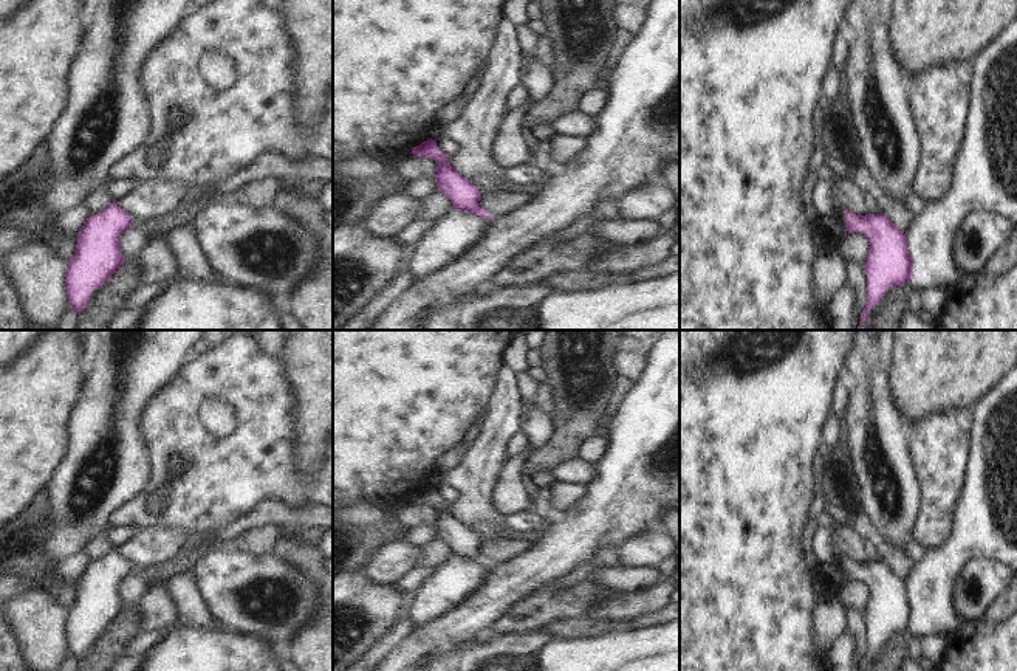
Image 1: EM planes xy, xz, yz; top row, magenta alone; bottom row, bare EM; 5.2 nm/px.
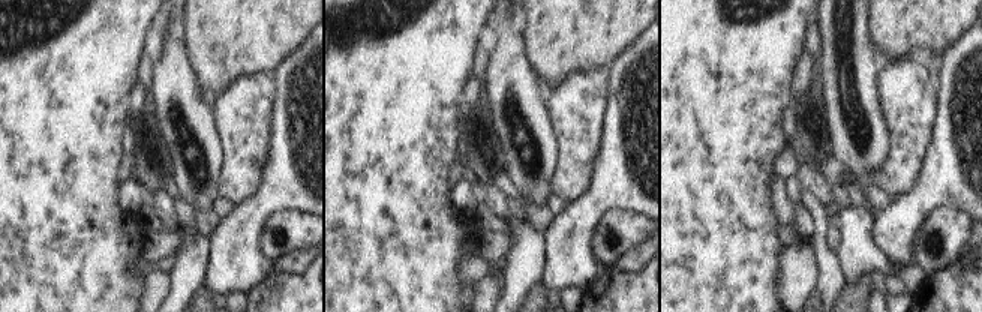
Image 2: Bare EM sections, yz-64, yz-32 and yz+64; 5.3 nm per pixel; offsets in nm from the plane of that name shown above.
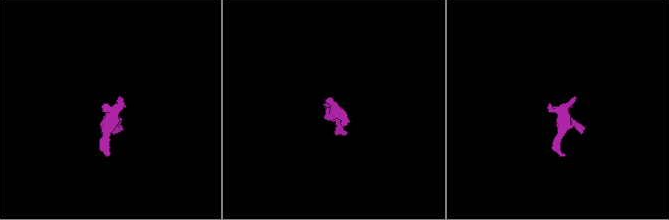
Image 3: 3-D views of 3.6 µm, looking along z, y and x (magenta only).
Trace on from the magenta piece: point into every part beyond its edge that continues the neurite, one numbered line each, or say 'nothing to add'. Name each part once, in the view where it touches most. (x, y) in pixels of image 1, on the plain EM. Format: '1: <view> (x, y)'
nothing to add

